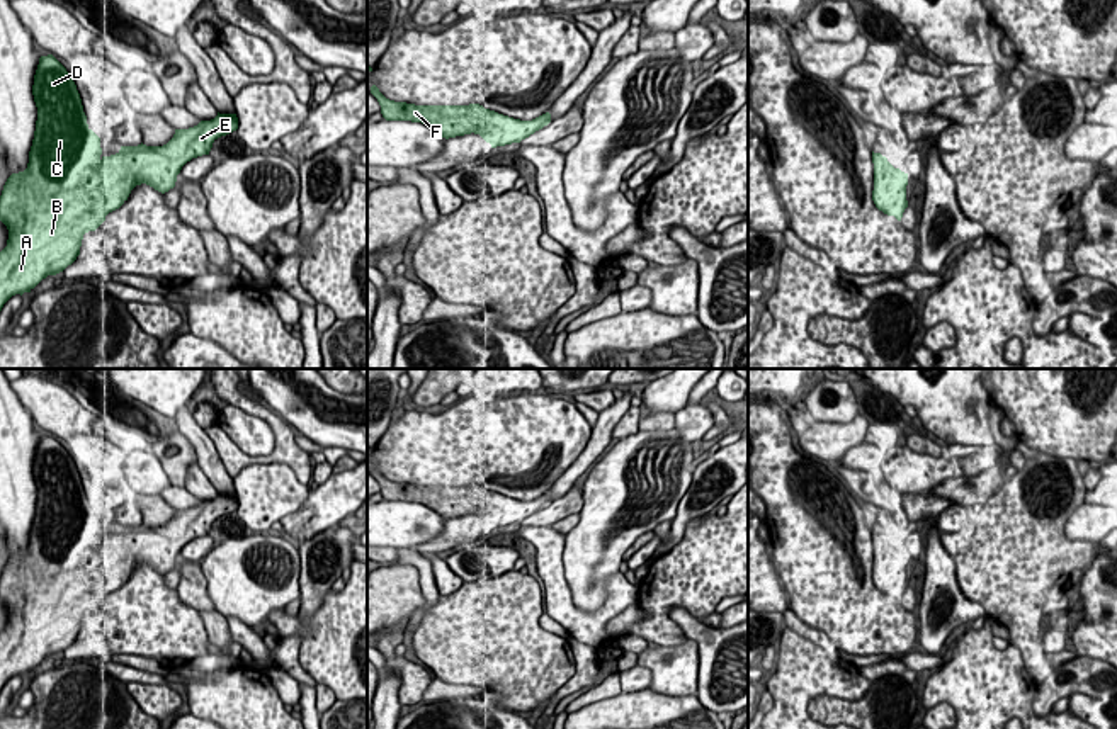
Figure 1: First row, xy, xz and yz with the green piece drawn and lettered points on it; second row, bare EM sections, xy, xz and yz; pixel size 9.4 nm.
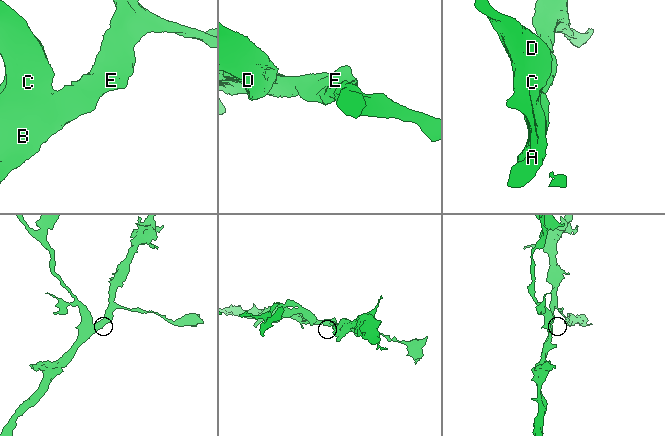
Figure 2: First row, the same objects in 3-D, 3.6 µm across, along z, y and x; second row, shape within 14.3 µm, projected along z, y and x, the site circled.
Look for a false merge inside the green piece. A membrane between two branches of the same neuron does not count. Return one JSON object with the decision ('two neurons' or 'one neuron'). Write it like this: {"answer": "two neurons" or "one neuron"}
{"answer": "one neuron"}

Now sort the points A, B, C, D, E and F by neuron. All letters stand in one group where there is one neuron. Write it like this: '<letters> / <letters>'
A B C D E F

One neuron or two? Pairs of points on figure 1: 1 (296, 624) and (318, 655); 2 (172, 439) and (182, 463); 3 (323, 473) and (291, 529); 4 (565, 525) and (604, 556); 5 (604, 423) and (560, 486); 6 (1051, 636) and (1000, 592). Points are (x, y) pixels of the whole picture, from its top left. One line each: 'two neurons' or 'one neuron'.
1: one neuron
2: one neuron
3: two neurons
4: two neurons
5: one neuron
6: two neurons

